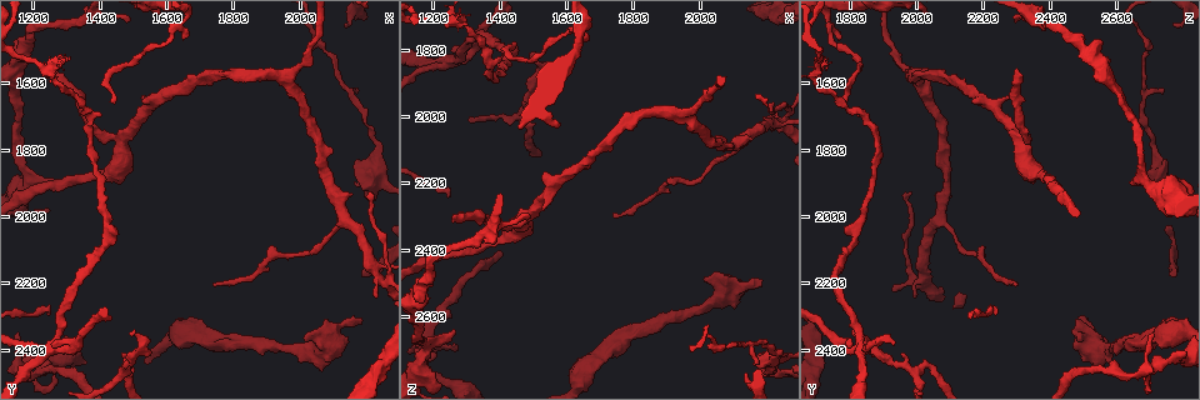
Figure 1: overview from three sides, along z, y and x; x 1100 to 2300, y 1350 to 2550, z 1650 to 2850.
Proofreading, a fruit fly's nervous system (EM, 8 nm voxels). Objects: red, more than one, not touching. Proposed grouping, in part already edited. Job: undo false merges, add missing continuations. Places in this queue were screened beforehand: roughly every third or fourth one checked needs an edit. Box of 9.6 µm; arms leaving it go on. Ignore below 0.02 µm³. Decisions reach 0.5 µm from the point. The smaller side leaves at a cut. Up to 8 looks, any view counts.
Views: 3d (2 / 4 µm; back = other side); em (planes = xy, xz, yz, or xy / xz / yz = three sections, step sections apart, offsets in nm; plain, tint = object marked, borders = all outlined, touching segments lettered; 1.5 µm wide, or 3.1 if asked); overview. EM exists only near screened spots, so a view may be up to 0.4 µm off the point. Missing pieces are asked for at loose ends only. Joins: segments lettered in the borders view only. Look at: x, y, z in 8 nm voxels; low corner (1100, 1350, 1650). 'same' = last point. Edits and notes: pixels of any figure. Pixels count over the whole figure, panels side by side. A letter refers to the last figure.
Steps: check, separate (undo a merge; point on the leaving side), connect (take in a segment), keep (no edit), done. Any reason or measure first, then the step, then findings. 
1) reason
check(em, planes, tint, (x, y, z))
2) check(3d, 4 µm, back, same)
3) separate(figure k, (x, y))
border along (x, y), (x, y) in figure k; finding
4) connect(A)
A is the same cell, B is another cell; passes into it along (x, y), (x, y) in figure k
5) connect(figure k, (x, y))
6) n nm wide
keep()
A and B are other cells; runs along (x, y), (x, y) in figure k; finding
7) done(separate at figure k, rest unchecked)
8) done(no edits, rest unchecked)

free end
check(em, planes, tint, (1260, 1560, 2310))

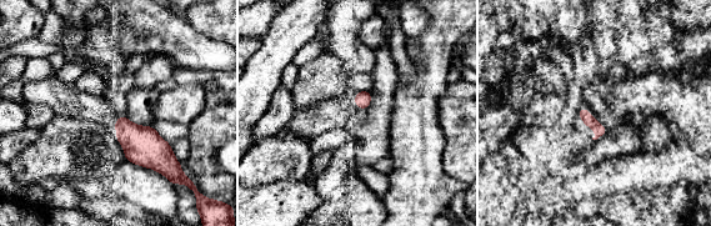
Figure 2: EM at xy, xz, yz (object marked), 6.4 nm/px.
check(em, planes, borders, same)

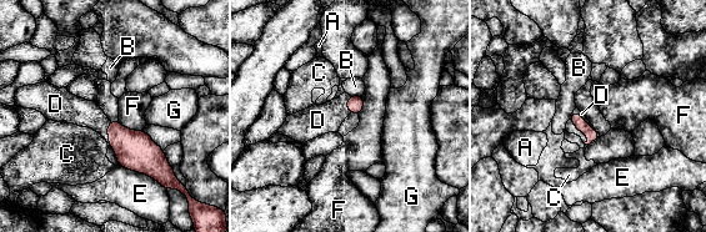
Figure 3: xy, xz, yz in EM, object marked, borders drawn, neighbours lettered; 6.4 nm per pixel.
connect(D)
D is the same cell, A, B, C, E, F and G are other cells; it goes on there

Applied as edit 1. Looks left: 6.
check(overview)

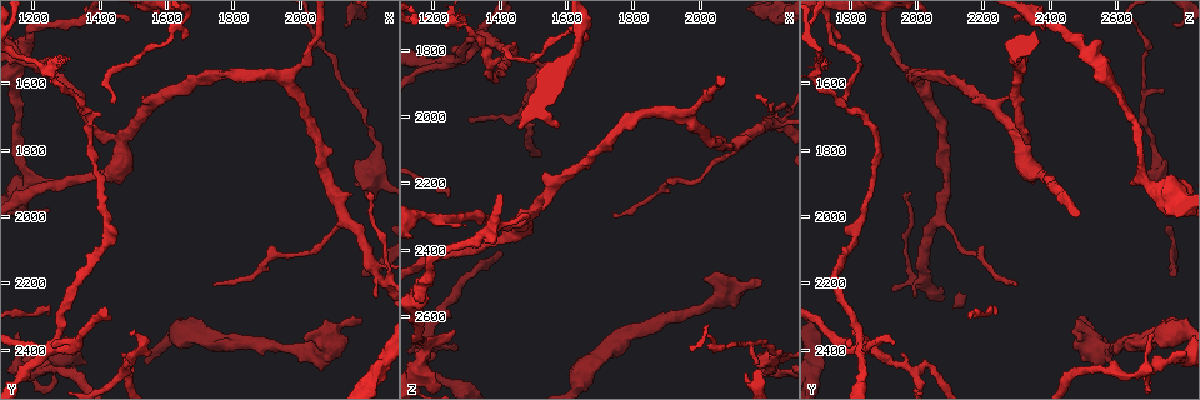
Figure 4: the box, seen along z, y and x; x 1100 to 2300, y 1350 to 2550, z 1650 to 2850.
tapers out
check(3d, 2 µm, back, (1650, 1470, 1770))

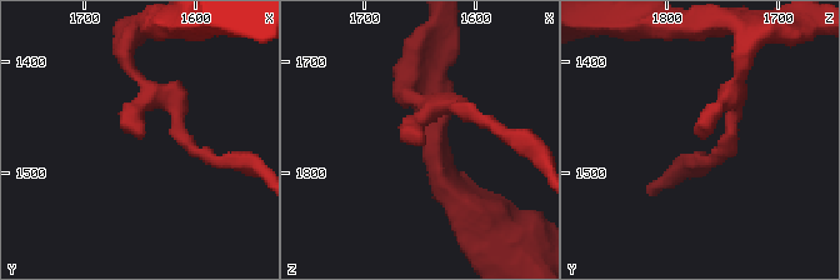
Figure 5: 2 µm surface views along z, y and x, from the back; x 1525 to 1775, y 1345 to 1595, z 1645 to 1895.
check(em, planes, borders, (1650, 1468, 1772))

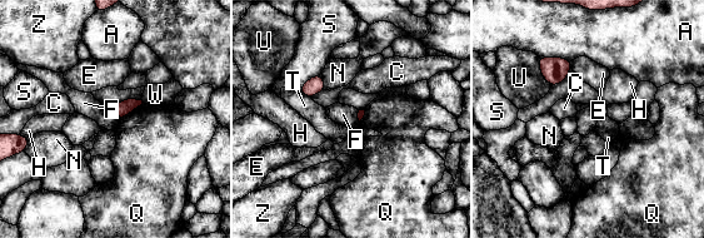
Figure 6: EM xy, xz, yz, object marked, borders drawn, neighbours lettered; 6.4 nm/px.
keep()
A, C, E, F, H, N, Q, S, T, U, W and Z are other cells; none of them fits

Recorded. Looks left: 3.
branch stops here
check(em, planes, borders, (2180, 2310, 2490))

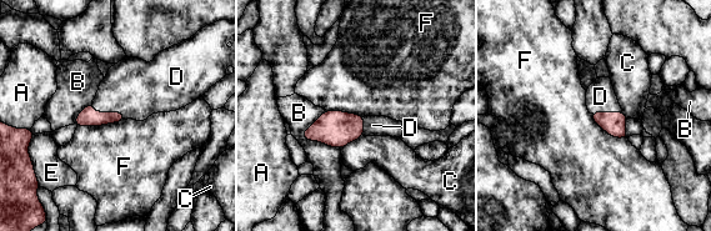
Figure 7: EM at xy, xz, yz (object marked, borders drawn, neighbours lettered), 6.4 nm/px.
100 nm wide; F touches over 320 nm
connect(D)
D is the same cell, A, B, C, E and F are other cells; it goes on there

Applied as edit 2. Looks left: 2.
done(connect at figure 3, connect at figure 7, rest unchecked)

